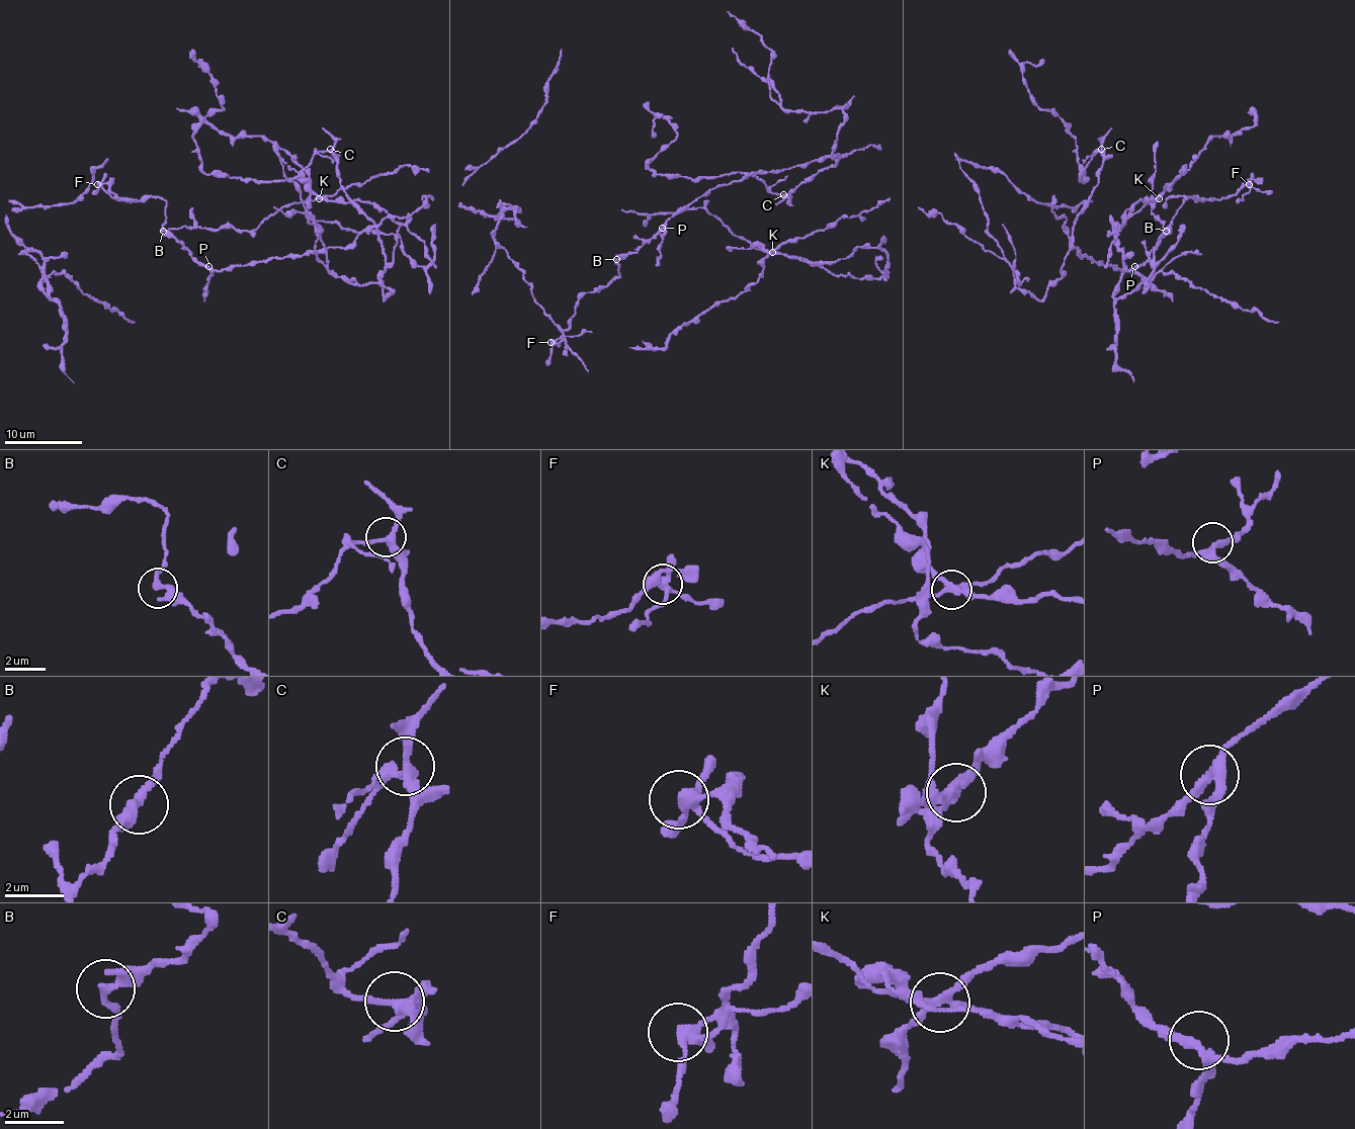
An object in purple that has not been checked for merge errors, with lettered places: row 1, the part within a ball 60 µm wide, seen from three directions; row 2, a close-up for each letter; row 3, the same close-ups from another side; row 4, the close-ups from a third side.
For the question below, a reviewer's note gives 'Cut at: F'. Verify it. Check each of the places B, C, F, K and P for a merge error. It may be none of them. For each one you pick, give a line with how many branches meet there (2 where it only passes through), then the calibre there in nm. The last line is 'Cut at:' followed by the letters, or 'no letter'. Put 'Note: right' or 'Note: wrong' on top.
Note: wrong
K: Branches: 4. Thickness 260 nm
Cut at: K

